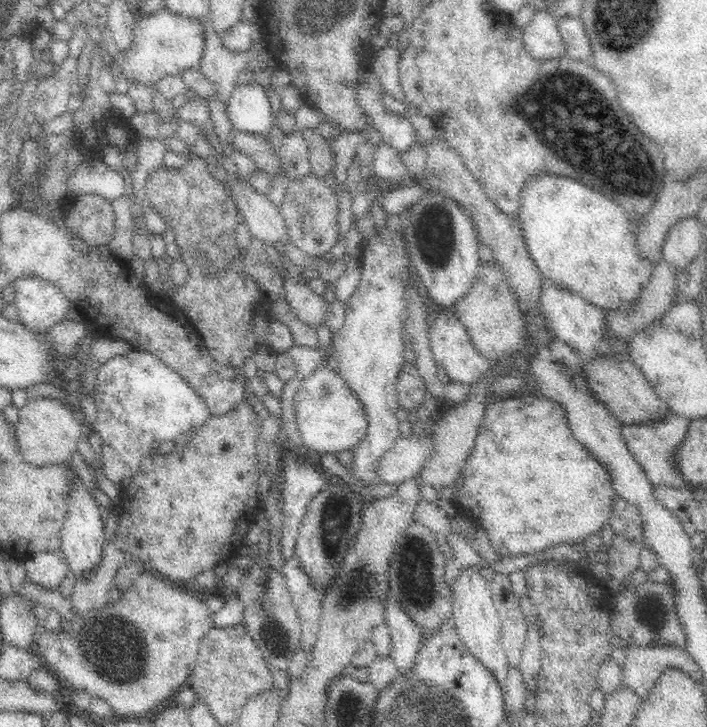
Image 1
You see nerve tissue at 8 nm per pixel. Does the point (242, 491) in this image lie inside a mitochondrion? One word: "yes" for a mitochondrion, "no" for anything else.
no

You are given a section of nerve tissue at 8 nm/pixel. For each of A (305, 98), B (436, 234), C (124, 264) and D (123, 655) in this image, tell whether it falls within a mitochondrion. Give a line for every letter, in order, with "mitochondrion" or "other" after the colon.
A: other
B: mitochondrion
C: other
D: mitochondrion

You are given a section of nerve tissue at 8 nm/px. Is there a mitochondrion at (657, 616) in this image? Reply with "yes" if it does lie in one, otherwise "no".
yes

